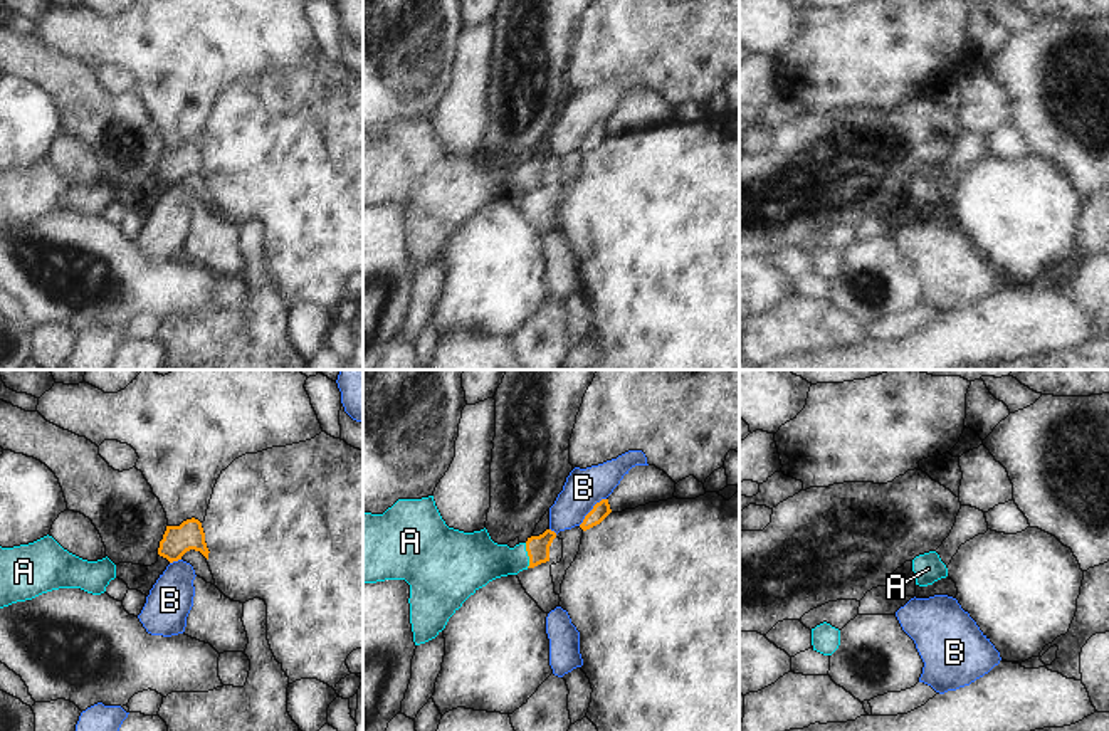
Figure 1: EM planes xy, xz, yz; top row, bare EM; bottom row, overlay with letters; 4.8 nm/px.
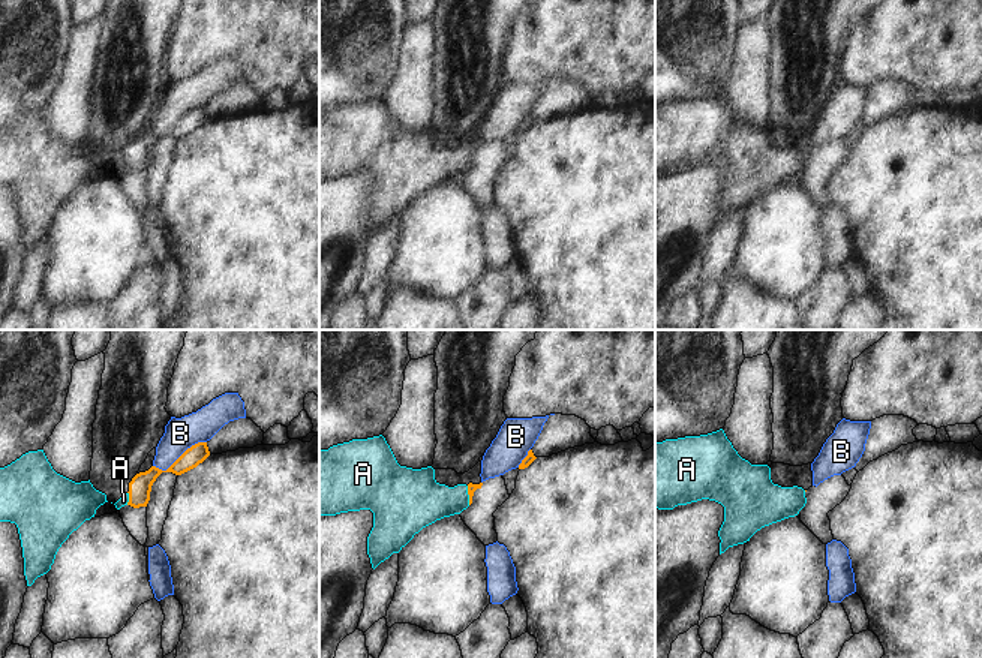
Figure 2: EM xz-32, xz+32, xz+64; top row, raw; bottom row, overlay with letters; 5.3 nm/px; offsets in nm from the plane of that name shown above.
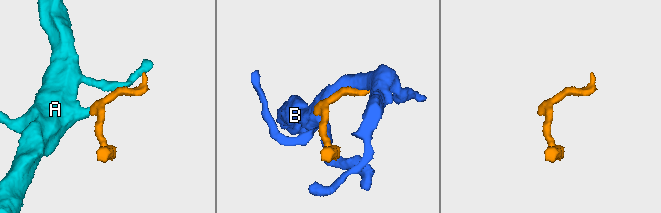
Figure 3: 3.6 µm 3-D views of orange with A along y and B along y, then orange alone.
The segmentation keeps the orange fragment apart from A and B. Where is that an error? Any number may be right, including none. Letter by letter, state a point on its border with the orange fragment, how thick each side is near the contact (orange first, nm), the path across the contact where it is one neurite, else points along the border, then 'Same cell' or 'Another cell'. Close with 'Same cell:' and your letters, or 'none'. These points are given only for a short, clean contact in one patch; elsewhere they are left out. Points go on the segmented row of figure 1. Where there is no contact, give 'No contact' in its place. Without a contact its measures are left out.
A: Touches orange at xz (528, 555). Thickness 110 nm (orange) against 240 nm. Path across: xz (538, 546), (528, 555), (515, 560), (476, 560). Same cell
B: Touches orange at xz (592, 510). Thickness 80 nm (orange) against 190 nm. Another cell
Same cell: A

